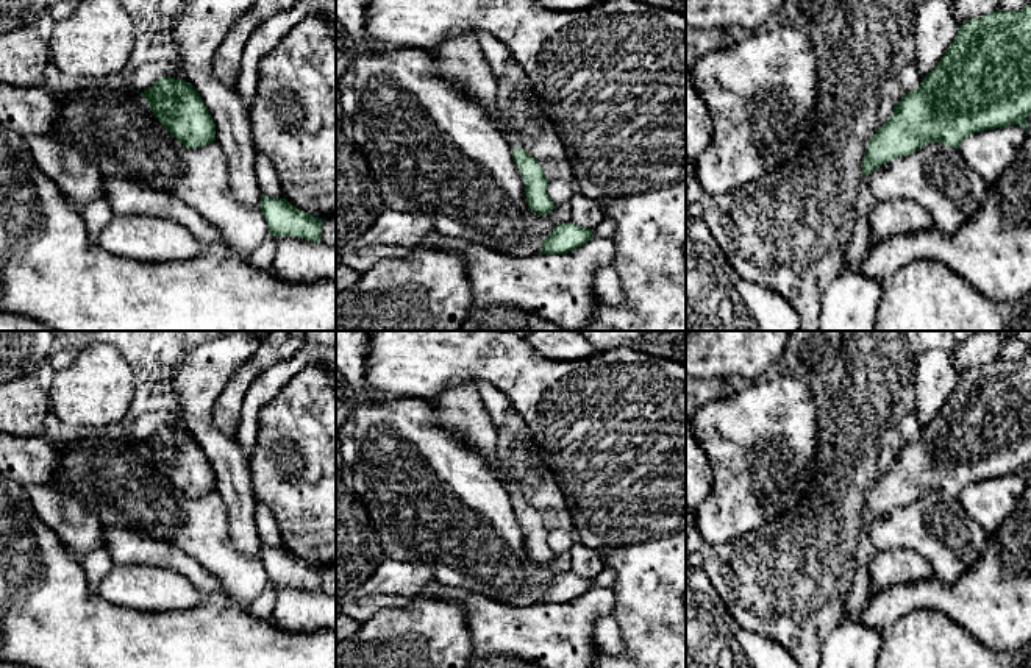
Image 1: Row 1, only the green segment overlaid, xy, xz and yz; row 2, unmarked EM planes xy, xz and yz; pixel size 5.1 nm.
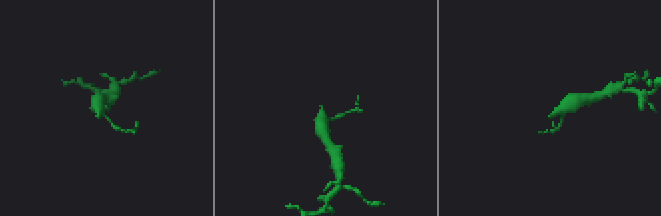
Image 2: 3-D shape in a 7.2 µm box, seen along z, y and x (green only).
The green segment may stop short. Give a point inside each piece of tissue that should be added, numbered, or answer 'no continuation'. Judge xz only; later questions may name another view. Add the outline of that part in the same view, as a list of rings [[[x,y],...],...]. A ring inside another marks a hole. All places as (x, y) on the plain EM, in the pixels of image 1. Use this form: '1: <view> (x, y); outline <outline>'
1: xz (460, 409); outline [[[470,381],[431,398],[441,426],[473,448],[501,481],[511,499],[522,498],[517,485],[505,474],[497,459],[497,435],[476,382]]]

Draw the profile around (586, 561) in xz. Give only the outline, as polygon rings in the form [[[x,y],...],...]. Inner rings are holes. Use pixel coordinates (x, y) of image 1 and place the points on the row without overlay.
[[[576,538],[569,554],[572,560],[572,573],[581,577],[594,579],[606,568],[598,546],[595,545],[584,545]]]

